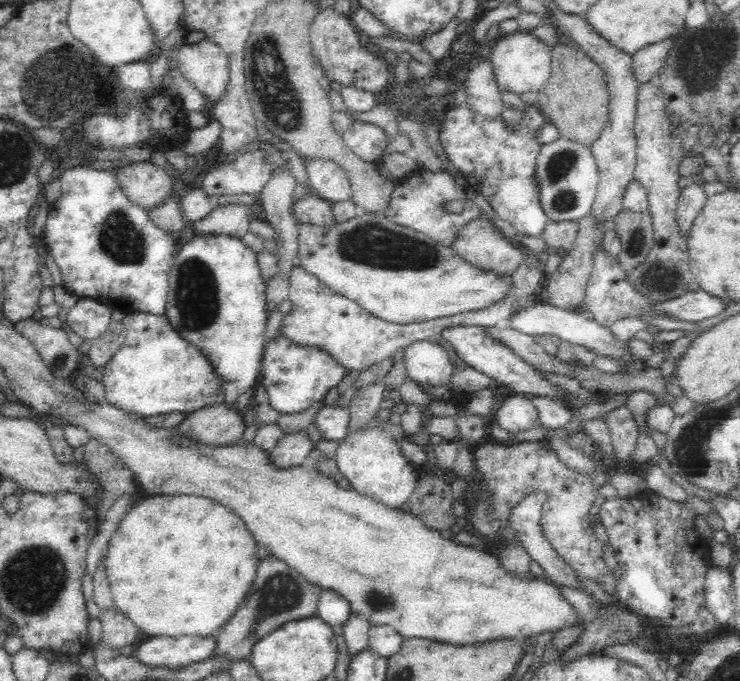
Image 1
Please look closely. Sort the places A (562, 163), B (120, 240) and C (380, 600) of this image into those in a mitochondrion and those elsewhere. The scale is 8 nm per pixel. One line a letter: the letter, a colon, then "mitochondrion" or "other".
A: mitochondrion
B: mitochondrion
C: mitochondrion

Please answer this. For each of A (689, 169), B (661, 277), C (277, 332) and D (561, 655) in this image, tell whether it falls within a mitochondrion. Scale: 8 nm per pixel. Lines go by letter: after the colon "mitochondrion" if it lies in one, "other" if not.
A: other
B: mitochondrion
C: other
D: other

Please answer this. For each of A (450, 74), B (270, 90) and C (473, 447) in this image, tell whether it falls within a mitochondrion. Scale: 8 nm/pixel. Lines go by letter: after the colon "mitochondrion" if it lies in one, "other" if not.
A: other
B: mitochondrion
C: other

